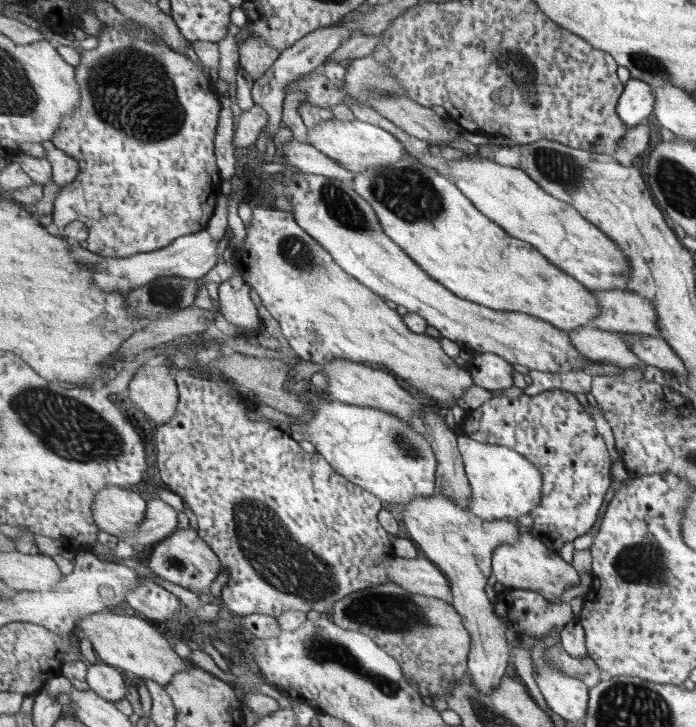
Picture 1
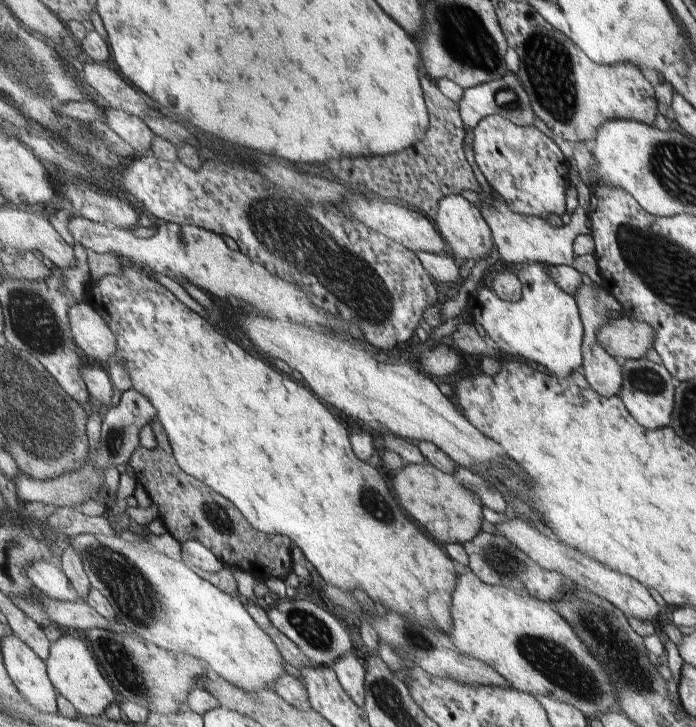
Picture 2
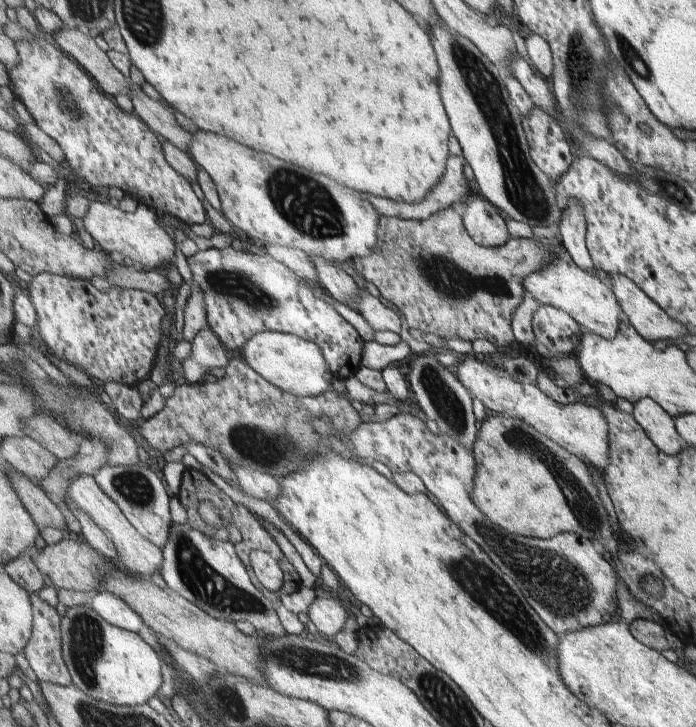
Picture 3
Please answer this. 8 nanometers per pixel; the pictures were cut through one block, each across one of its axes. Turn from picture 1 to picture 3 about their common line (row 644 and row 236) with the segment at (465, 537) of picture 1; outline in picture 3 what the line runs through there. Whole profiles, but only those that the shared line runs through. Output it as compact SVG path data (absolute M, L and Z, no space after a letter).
M469 196L463 217L469 234L481 246L500 247L511 238L505 216L485 197Z

